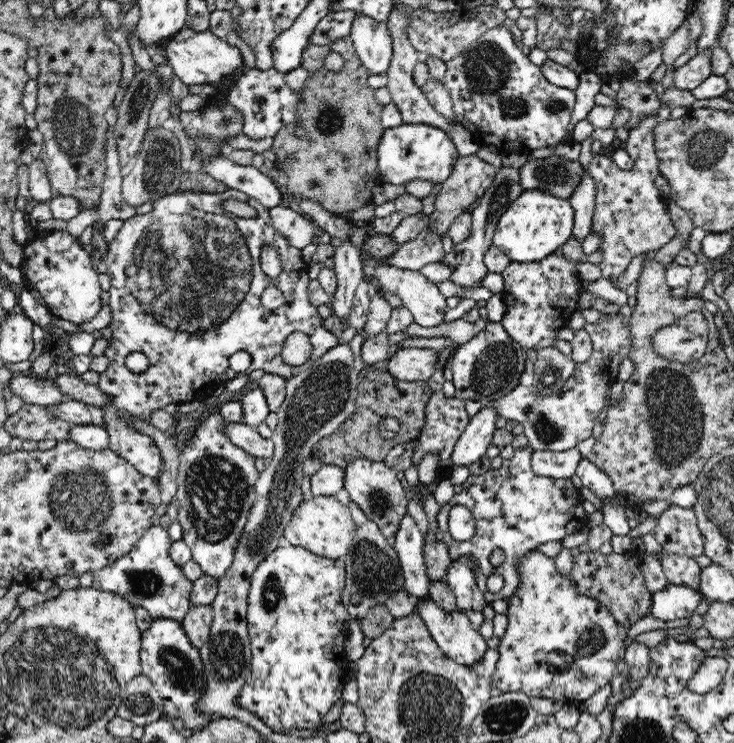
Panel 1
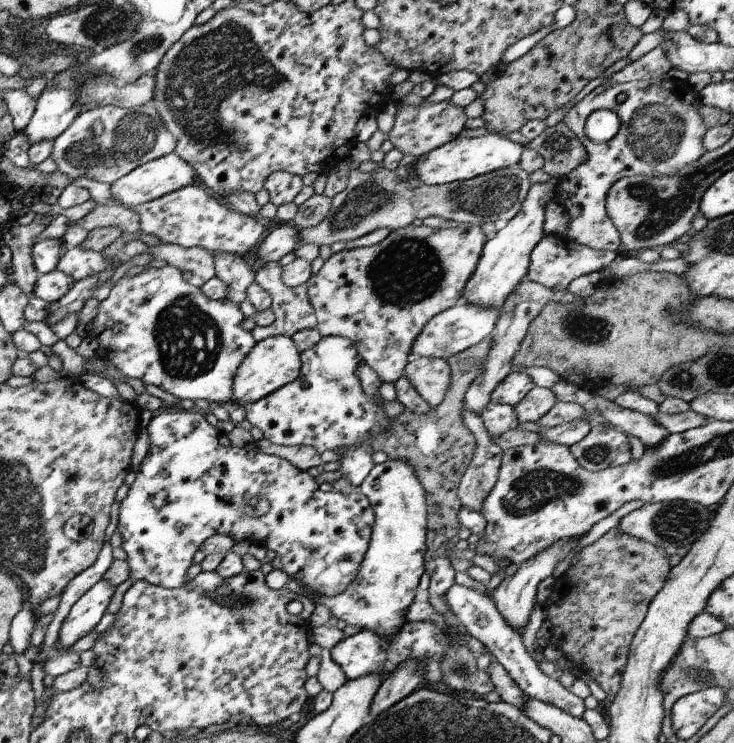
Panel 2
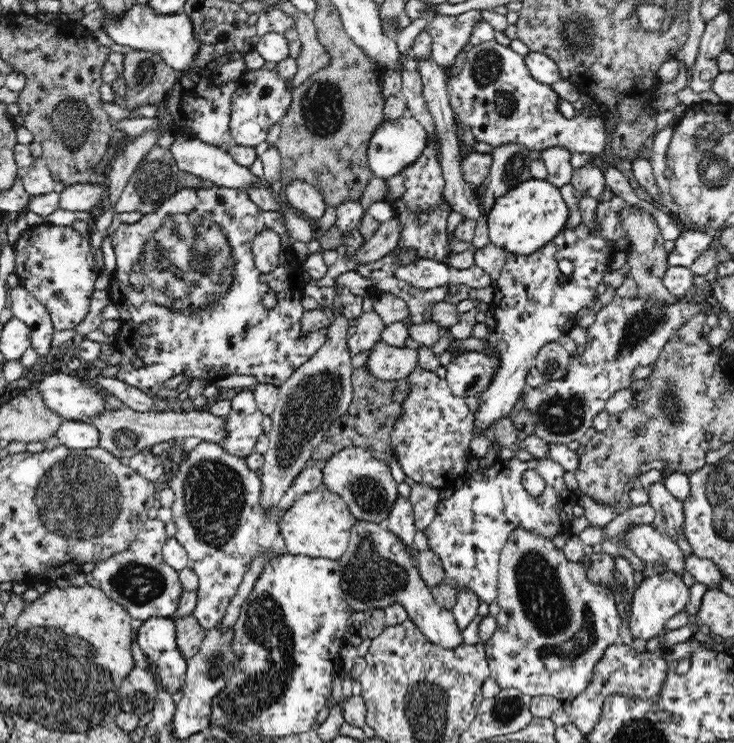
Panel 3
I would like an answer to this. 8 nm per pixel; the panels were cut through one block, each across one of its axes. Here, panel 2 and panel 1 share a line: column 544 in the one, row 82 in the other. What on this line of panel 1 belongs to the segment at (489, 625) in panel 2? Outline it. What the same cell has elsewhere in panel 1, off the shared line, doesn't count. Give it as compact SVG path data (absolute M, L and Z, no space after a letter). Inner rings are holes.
M700 50L682 67L674 71L674 84L680 90L692 90L712 75L711 51Z

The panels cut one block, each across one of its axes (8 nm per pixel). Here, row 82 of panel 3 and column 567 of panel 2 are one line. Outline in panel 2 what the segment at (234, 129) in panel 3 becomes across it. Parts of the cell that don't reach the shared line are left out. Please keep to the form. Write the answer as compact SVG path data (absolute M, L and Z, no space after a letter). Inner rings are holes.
M544 234L530 252L525 277L529 281L550 288L554 293L563 293L573 278L588 272L601 271L609 263L617 260L620 254L620 251L591 249L562 234Z

